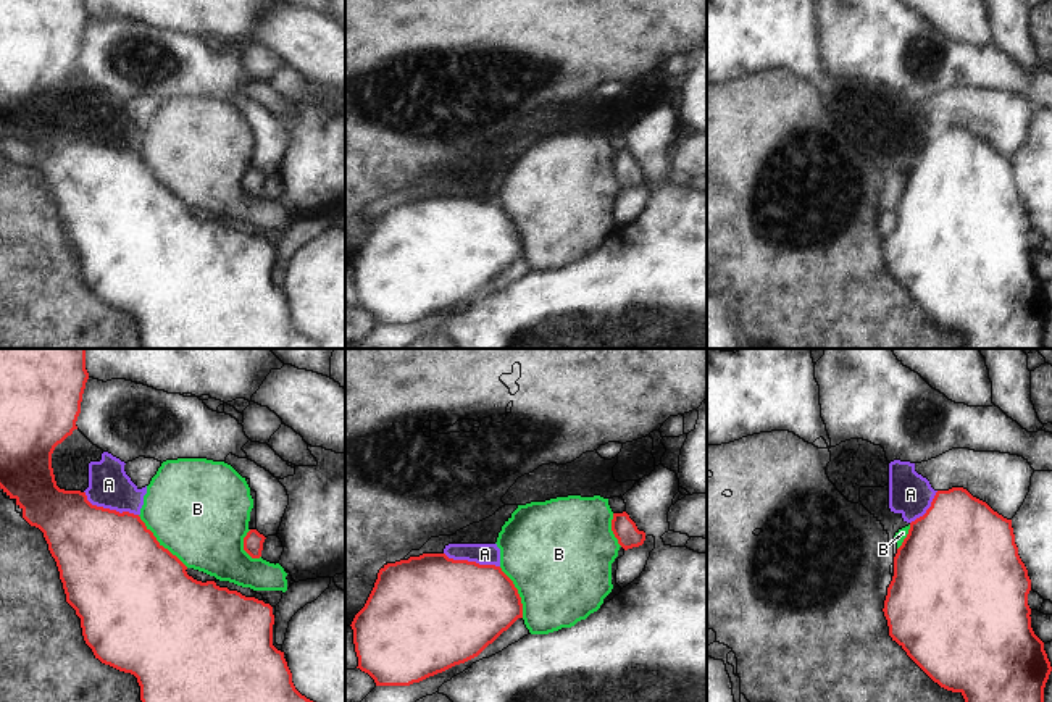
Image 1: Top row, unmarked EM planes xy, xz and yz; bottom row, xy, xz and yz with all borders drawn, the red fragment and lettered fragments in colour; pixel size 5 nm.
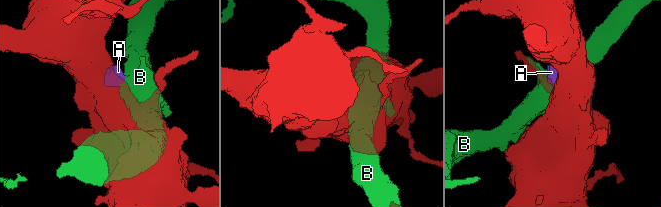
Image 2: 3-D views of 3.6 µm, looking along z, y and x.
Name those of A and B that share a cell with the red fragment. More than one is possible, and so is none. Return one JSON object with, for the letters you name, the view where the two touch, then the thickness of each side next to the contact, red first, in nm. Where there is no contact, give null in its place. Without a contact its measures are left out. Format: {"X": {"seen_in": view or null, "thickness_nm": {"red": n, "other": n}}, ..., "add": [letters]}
{"A": {"seen_in": "xy", "thickness_nm": {"red": 480, "other": 200}}, "add": ["A"]}

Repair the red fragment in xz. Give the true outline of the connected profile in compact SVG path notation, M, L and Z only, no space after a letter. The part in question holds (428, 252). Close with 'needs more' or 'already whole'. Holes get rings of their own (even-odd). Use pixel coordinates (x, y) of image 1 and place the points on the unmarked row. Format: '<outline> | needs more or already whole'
M449 182L442 192L423 192L384 203L365 245L352 260L358 305L376 324L410 324L478 295L518 257L523 242L513 219L500 207L497 182Z | needs more

